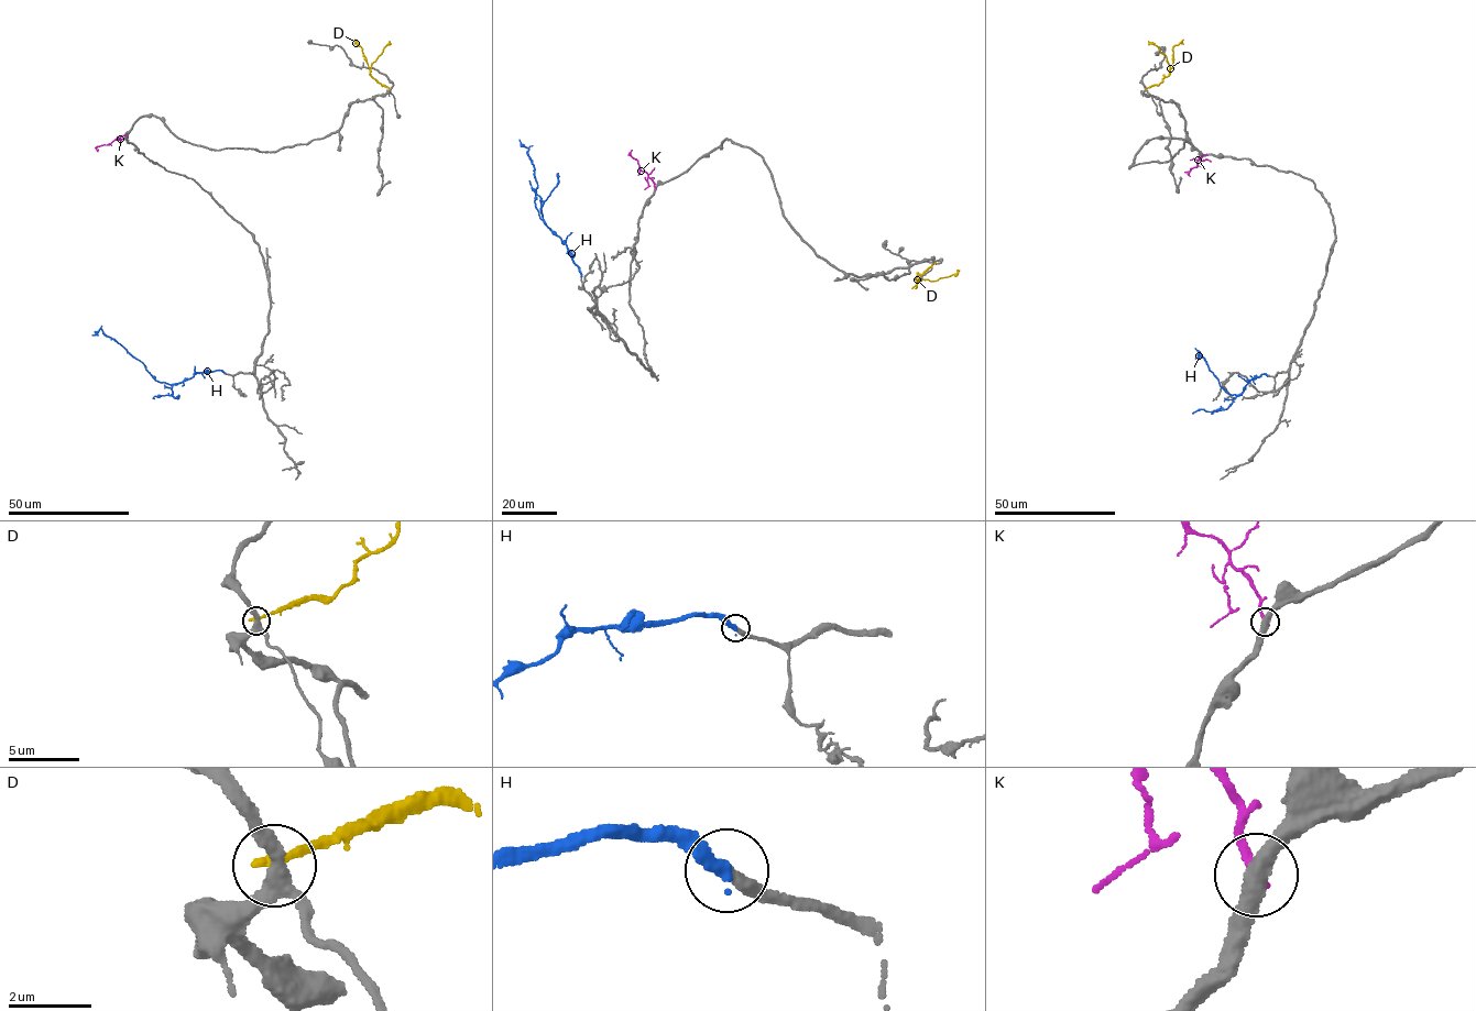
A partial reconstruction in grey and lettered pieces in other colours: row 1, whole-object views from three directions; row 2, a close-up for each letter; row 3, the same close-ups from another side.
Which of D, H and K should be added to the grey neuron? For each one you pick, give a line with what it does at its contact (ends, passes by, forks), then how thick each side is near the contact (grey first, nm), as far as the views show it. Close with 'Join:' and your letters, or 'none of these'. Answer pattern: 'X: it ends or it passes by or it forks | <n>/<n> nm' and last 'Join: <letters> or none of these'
H: it ends | 300/280 nm
Join: H

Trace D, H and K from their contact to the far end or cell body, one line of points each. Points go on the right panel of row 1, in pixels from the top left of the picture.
D: (1146, 88), (1161, 83), (1170, 74), (1166, 56), (1148, 41)
H: (1267, 375), (1249, 380), (1238, 395), (1231, 395), (1222, 387), (1199, 351), (1194, 359)
K: (1206, 154), (1188, 174)

